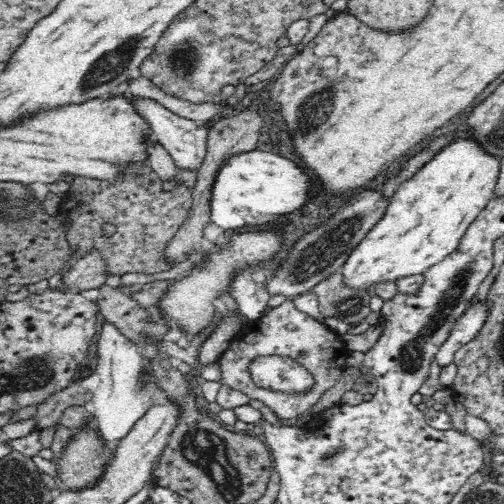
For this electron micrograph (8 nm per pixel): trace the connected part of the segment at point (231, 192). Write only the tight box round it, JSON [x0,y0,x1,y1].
[210,149,312,230]

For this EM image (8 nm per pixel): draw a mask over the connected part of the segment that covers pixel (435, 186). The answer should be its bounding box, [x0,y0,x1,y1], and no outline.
[339,140,500,291]

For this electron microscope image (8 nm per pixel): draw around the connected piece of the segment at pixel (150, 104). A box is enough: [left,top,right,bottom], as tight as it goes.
[138,98,209,171]

